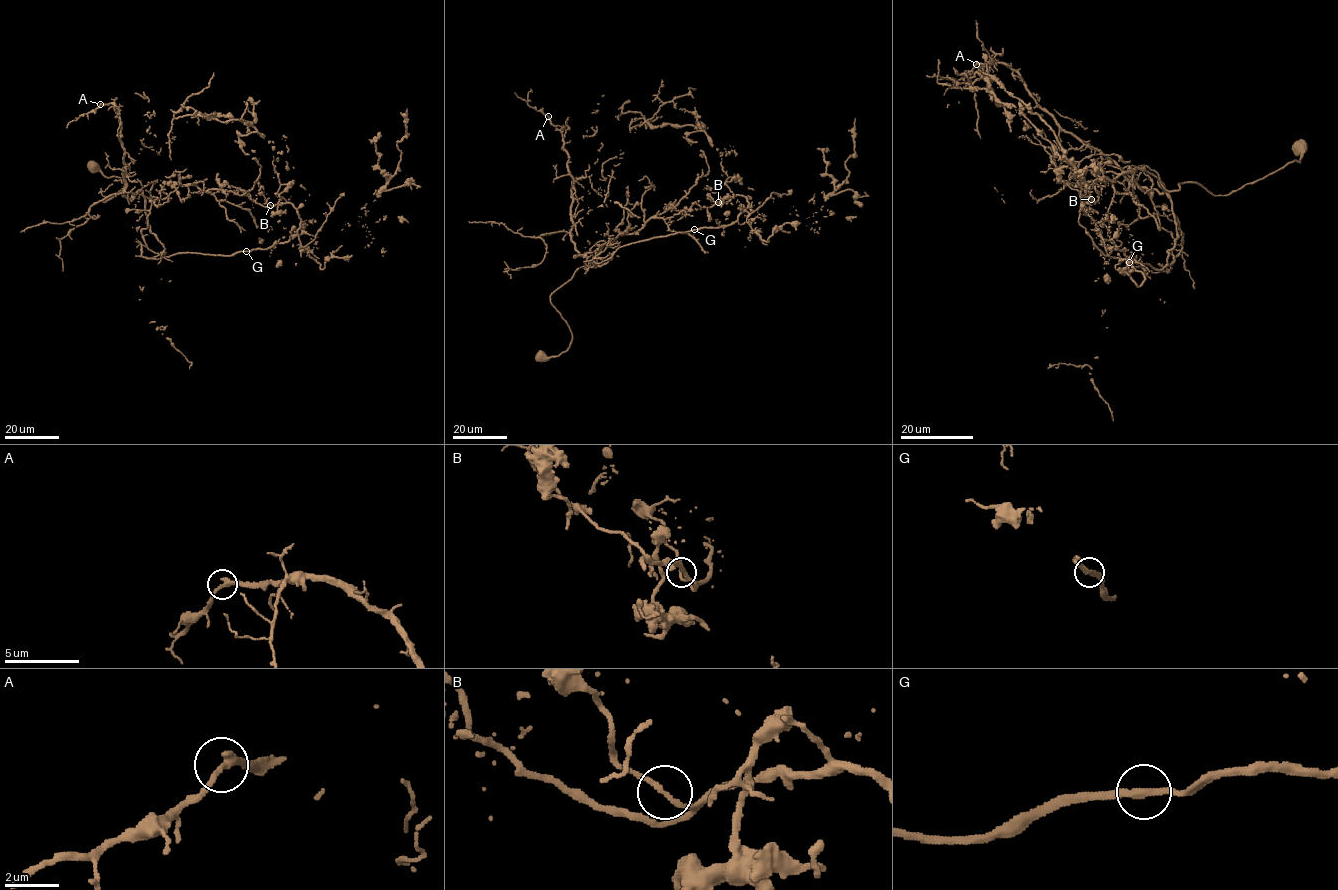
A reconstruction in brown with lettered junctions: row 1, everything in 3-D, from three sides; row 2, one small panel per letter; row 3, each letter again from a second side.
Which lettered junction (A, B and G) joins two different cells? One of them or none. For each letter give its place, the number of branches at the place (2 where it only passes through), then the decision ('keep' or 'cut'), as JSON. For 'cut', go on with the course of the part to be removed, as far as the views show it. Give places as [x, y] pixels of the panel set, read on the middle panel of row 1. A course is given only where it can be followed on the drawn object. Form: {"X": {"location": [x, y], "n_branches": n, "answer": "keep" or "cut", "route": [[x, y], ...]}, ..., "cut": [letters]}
{"A": {"location": [548, 116], "n_branches": 2, "answer": "keep"}, "B": {"location": [718, 202], "n_branches": 2, "answer": "cut", "route": [[718, 202], [742, 195], [748, 206], [731, 224], [628, 243], [595, 264], [570, 234], [561, 132], [514, 92]]}, "G": {"location": [694, 229], "n_branches": 2, "answer": "keep"}, "cut": ["B"]}

